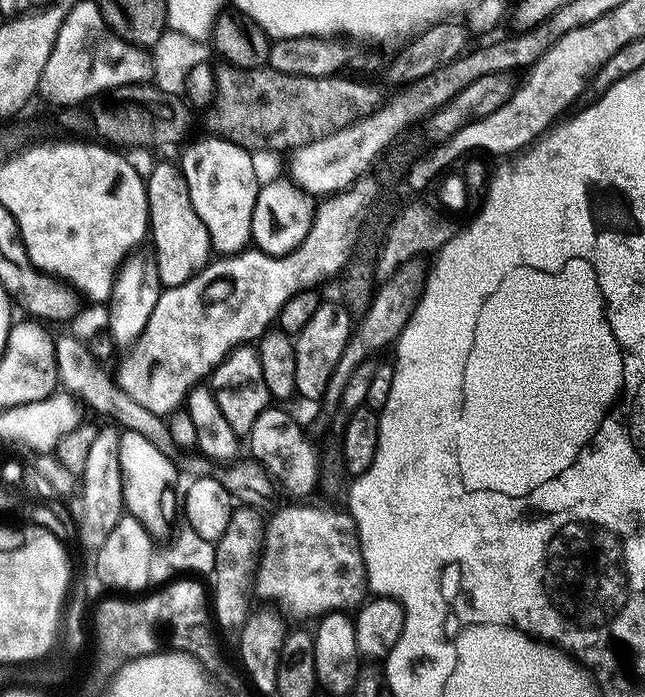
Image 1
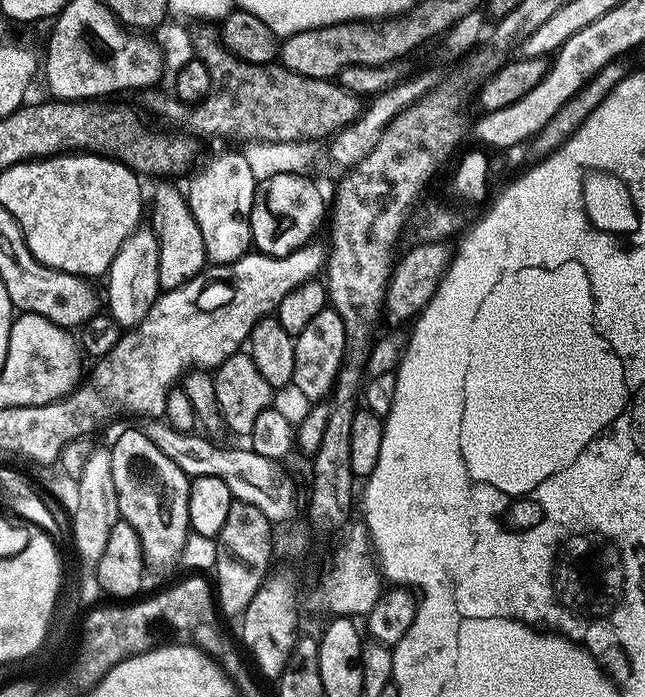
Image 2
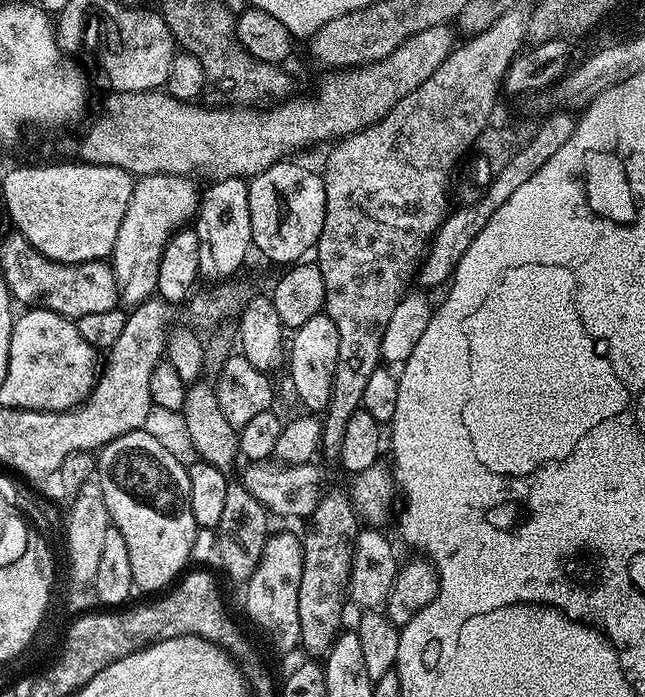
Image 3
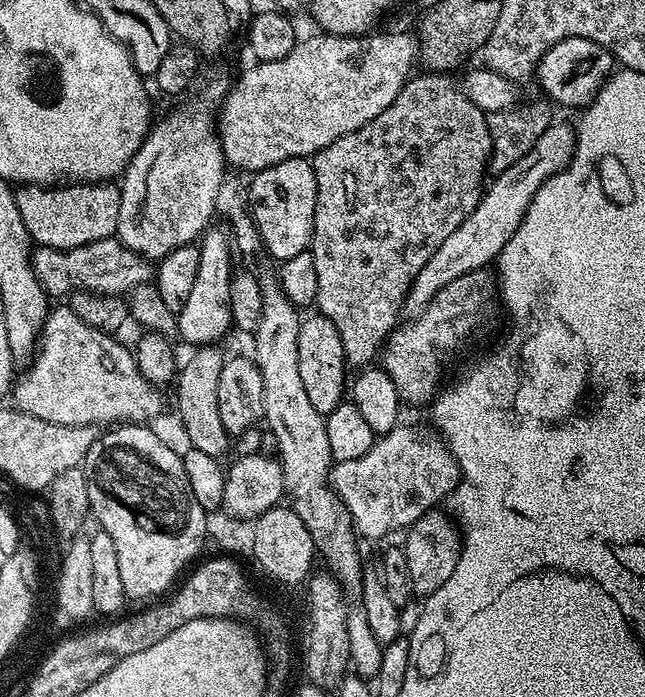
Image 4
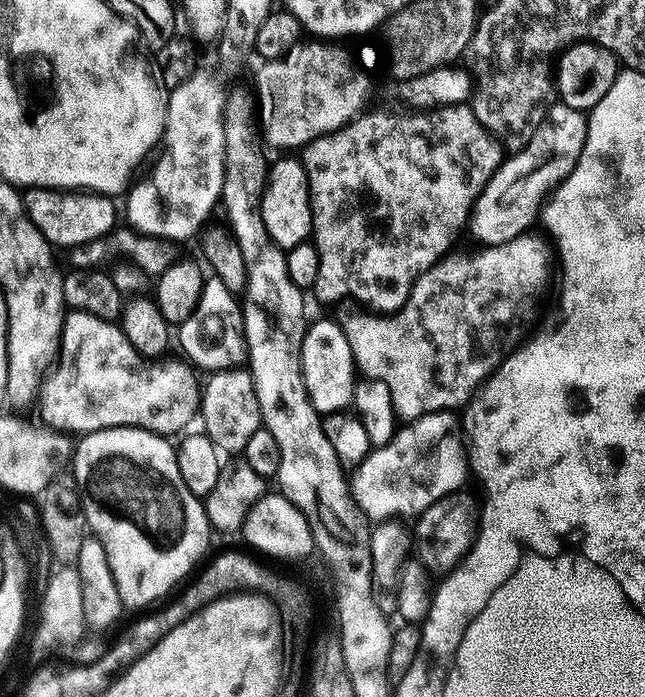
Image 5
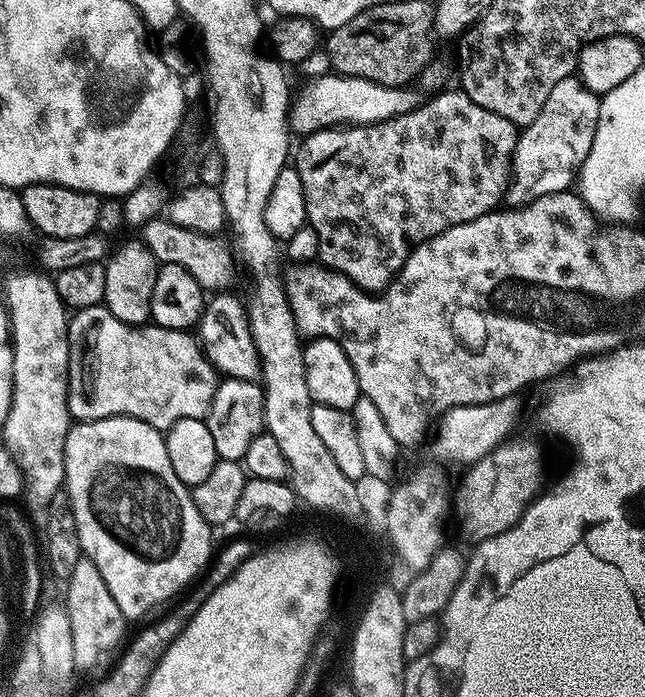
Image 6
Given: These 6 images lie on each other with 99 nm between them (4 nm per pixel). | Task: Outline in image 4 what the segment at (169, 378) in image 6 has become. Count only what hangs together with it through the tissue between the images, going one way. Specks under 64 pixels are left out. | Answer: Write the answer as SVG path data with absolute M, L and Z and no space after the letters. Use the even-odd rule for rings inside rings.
M69 306L53 307L40 331L35 353L27 365L29 368L15 377L10 389L11 403L21 412L42 418L42 422L62 426L120 426L125 422L143 425L154 419L165 411L164 392L142 376L133 349L115 339L115 335L87 325Z

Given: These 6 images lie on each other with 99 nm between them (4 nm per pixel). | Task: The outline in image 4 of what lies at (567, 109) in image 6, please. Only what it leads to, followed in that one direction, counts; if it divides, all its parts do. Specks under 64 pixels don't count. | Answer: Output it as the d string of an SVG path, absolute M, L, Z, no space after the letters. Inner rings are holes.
M550 124L527 154L512 163L507 170L497 173L493 177L494 182L491 181L481 195L478 206L442 242L439 249L430 256L429 262L415 276L405 300L405 311L418 314L433 300L442 286L493 263L505 248L506 242L514 236L514 231L518 230L537 190L572 160L575 144L576 133L572 126Z

